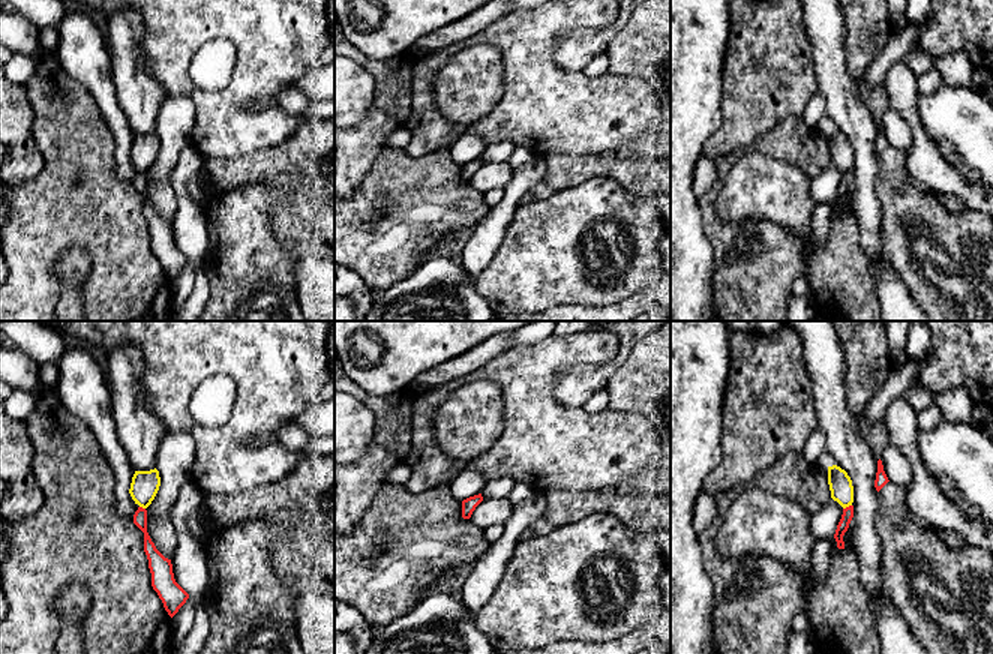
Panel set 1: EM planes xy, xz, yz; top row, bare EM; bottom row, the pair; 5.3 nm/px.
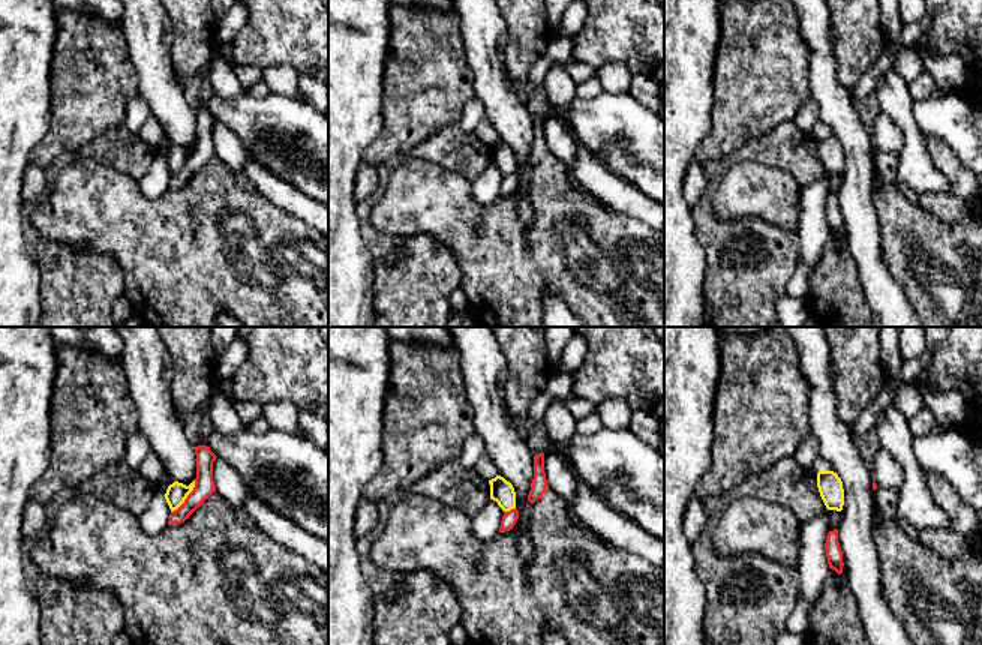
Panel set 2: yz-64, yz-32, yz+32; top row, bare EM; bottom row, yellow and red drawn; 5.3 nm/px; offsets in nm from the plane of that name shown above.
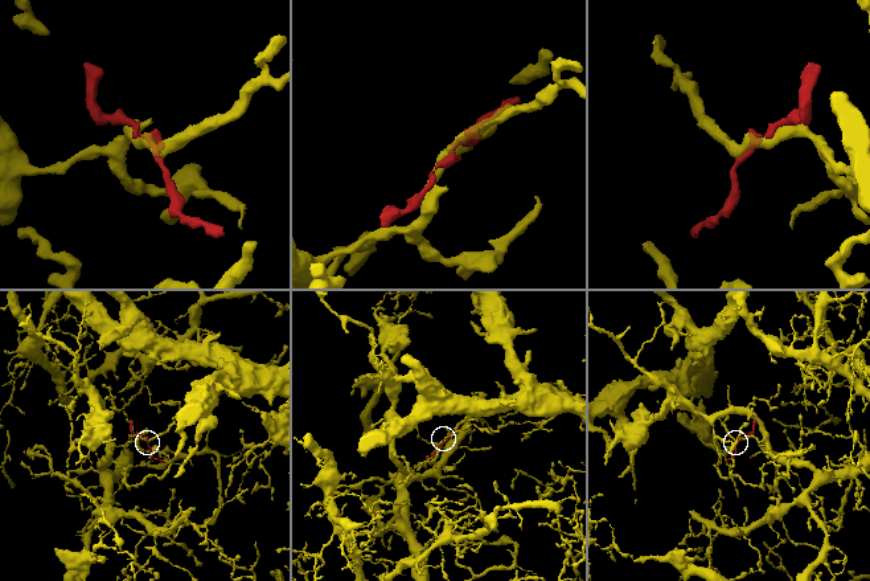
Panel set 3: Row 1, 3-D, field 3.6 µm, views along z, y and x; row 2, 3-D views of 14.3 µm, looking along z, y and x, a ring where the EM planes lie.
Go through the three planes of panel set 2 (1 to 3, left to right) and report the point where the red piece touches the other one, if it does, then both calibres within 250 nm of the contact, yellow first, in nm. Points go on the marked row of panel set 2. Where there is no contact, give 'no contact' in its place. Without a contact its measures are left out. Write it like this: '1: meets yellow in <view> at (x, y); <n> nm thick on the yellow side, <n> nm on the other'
1: meets yellow in yz-64 at (186, 497); 110 nm thick on the yellow side, 110 nm on the other
2: meets yellow in yz-32 at (508, 510); 130 nm thick on the yellow side, 80 nm on the other
3: no contact

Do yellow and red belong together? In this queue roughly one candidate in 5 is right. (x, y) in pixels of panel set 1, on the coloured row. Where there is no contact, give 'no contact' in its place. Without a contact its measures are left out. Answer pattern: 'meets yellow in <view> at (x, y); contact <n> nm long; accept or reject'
meets yellow in yz at (846, 506); contact 50 nm long; reject

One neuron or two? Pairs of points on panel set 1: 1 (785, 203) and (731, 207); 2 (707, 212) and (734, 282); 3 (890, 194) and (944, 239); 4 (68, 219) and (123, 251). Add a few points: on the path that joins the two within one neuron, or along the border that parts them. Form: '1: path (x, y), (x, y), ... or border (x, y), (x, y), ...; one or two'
1: path (771, 203), (744, 203); one
2: path (717, 230), (734, 246), (734, 264); one
3: path (903, 207), (930, 234); one
4: path (81, 219), (92, 219), (110, 237); one

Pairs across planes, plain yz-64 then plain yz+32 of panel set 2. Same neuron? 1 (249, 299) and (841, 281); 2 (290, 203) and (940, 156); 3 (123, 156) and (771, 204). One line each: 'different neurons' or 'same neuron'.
1: same neuron
2: different neurons
3: different neurons

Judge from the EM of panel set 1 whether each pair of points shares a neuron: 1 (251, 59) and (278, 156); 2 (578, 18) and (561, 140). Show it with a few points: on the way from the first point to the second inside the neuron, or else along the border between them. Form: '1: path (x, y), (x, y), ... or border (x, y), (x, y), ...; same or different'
1: border (300, 123), (281, 143), (240, 156); different
2: path (545, 39), (543, 102), (548, 107); same

